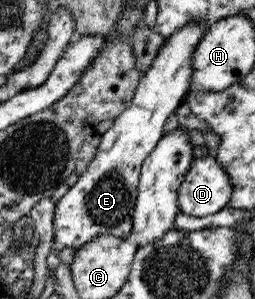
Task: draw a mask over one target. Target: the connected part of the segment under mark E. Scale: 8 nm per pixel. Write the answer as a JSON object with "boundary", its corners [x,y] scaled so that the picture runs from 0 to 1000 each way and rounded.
{"boundary":[[[745,64],[667,124],[643,124],[643,144],[620,164],[604,204],[545,264],[510,358],[494,358],[443,398],[443,418],[396,452],[376,522],[329,585],[216,686],[212,783],[220,813],[239,826],[302,833],[408,786],[522,803],[522,712],[557,552],[612,478],[635,465],[651,398],[749,301],[757,177],[820,90],[824,77],[804,64]]]}

